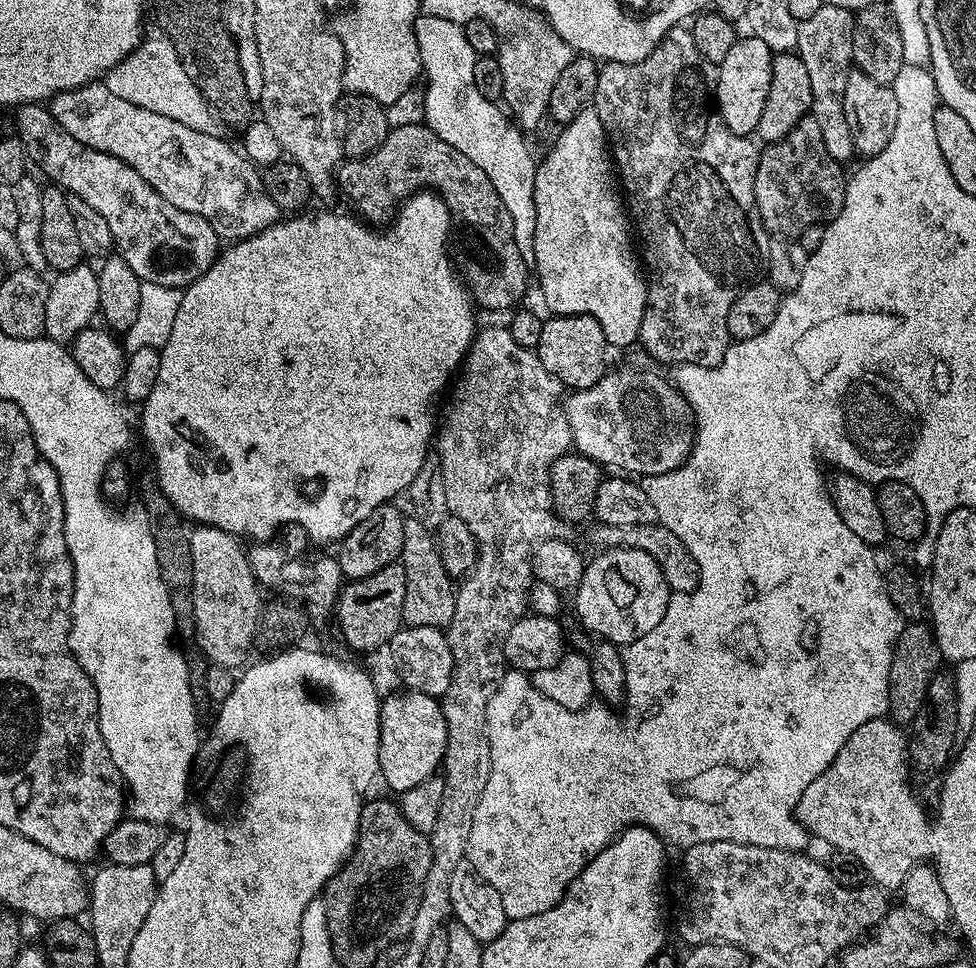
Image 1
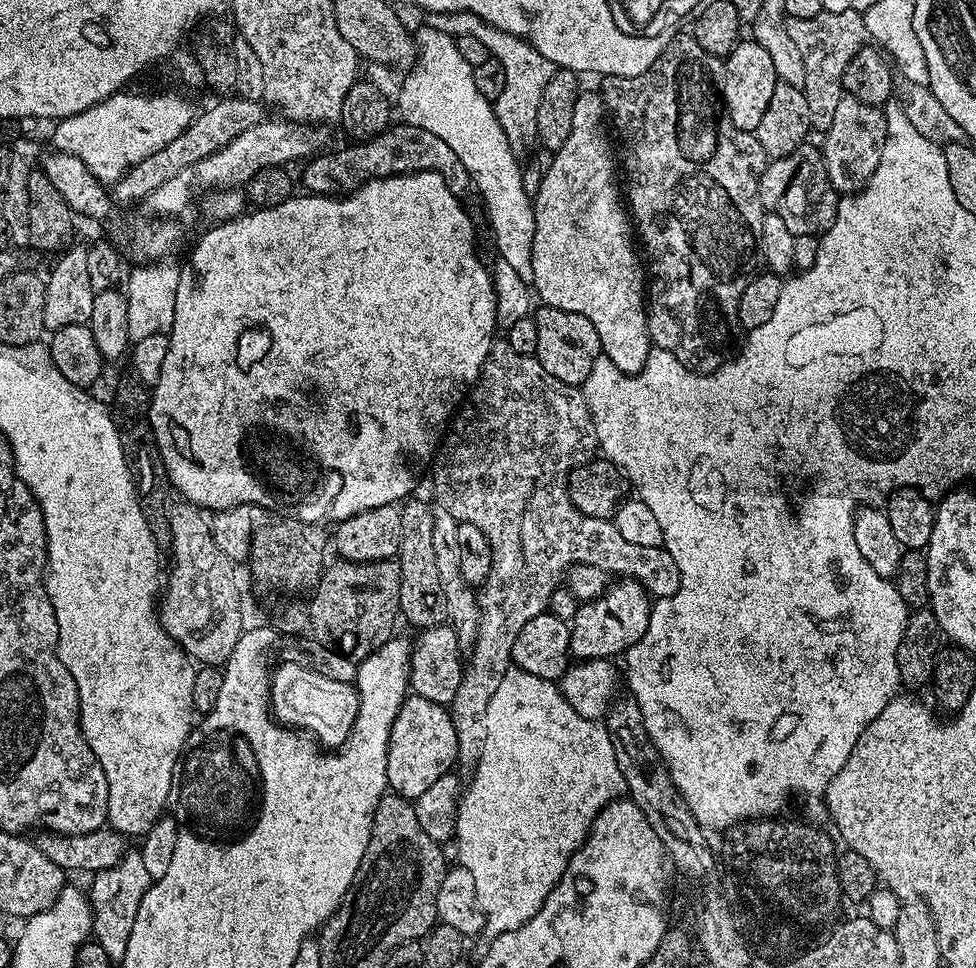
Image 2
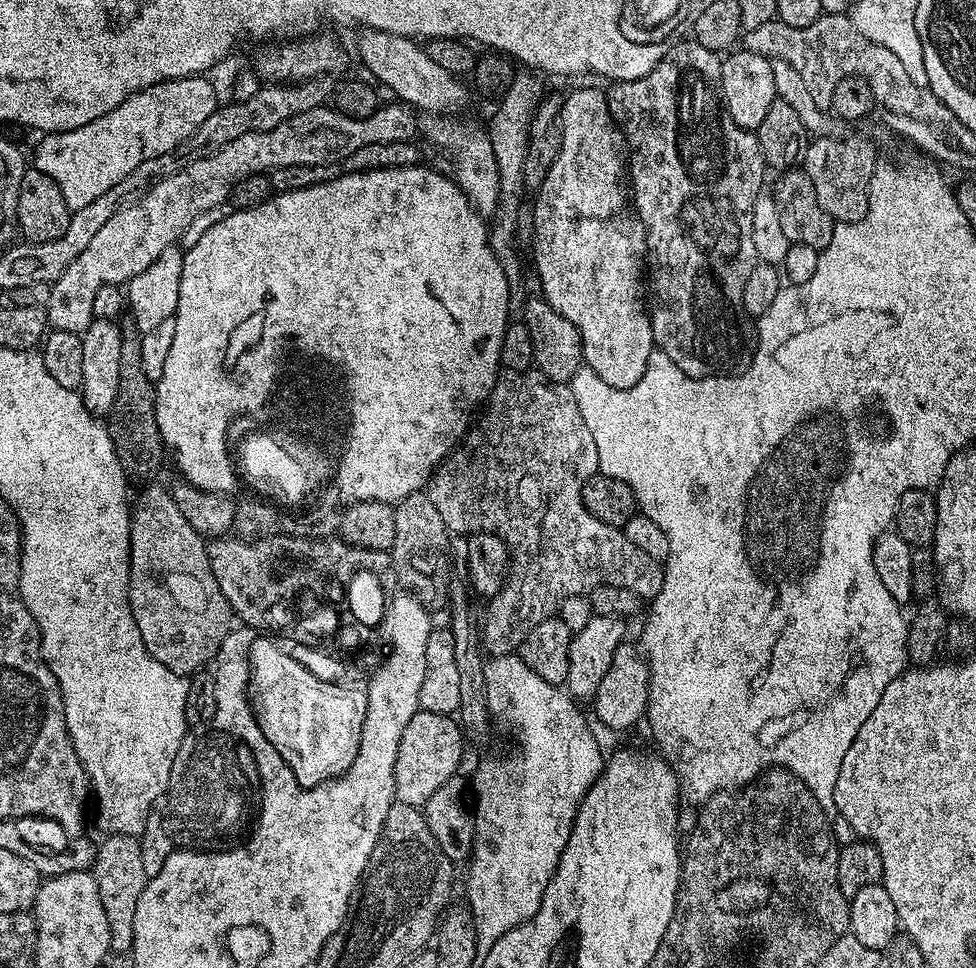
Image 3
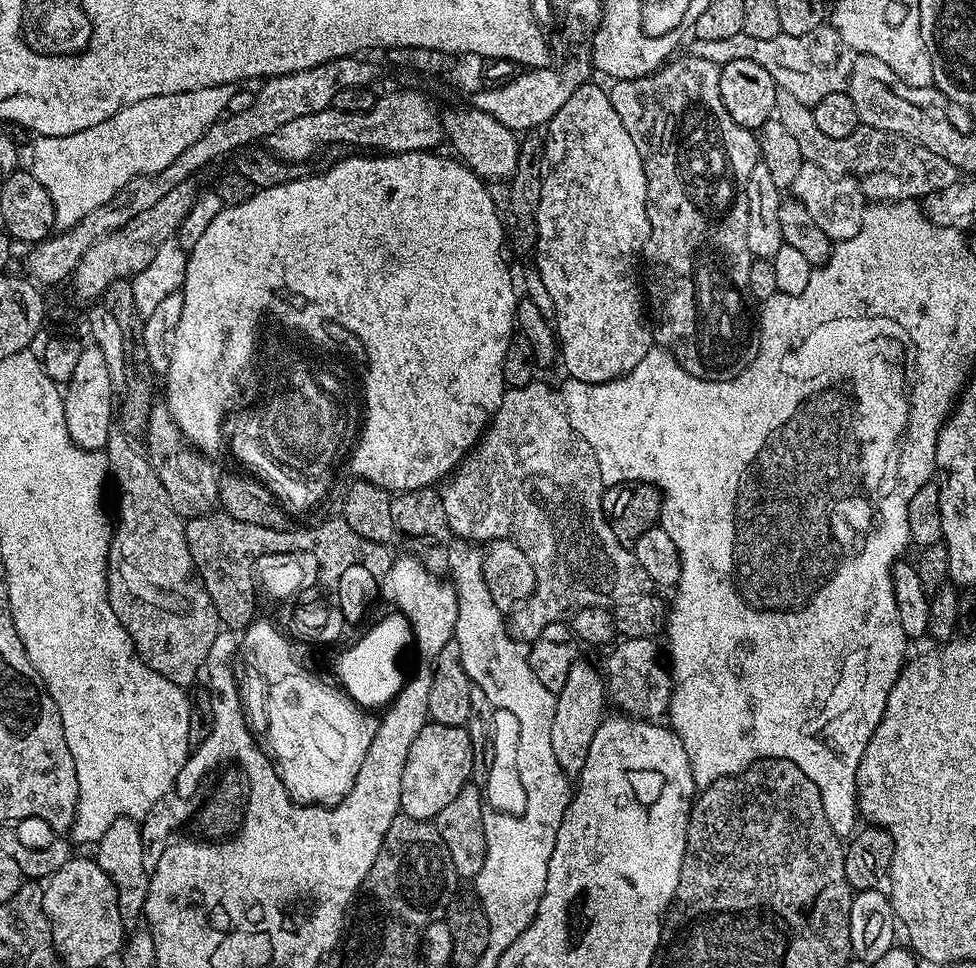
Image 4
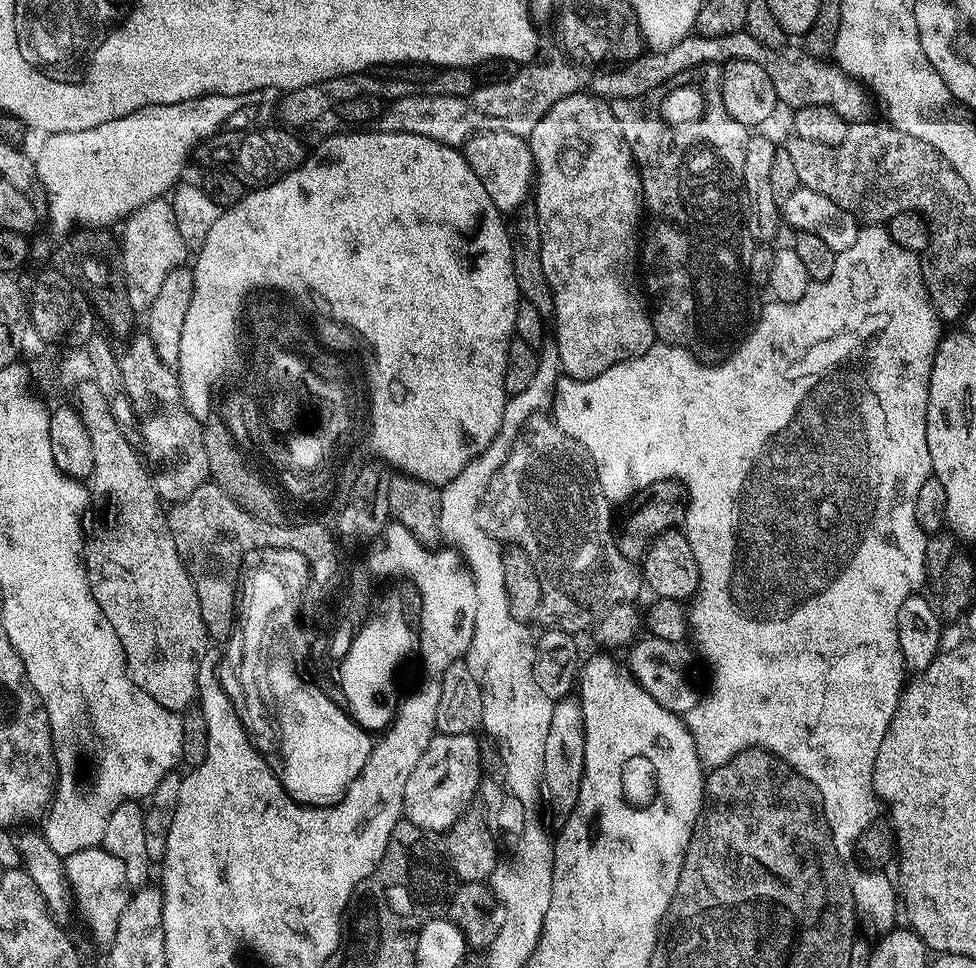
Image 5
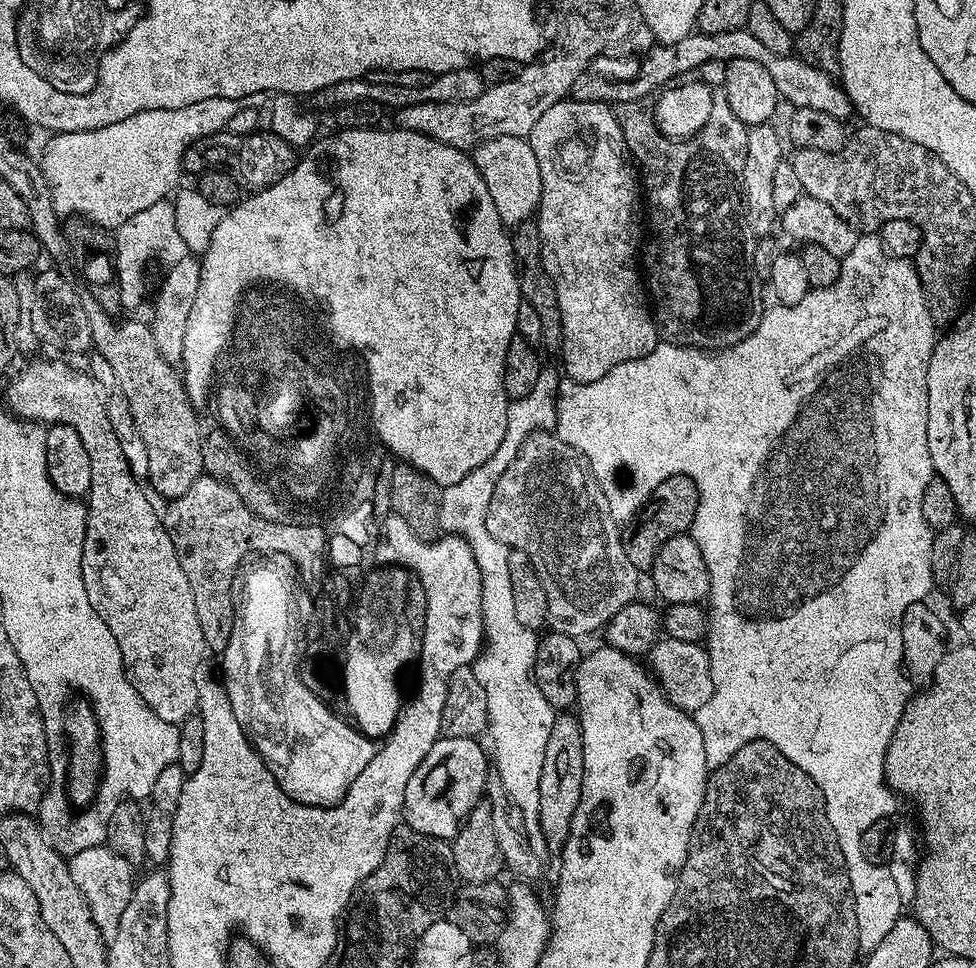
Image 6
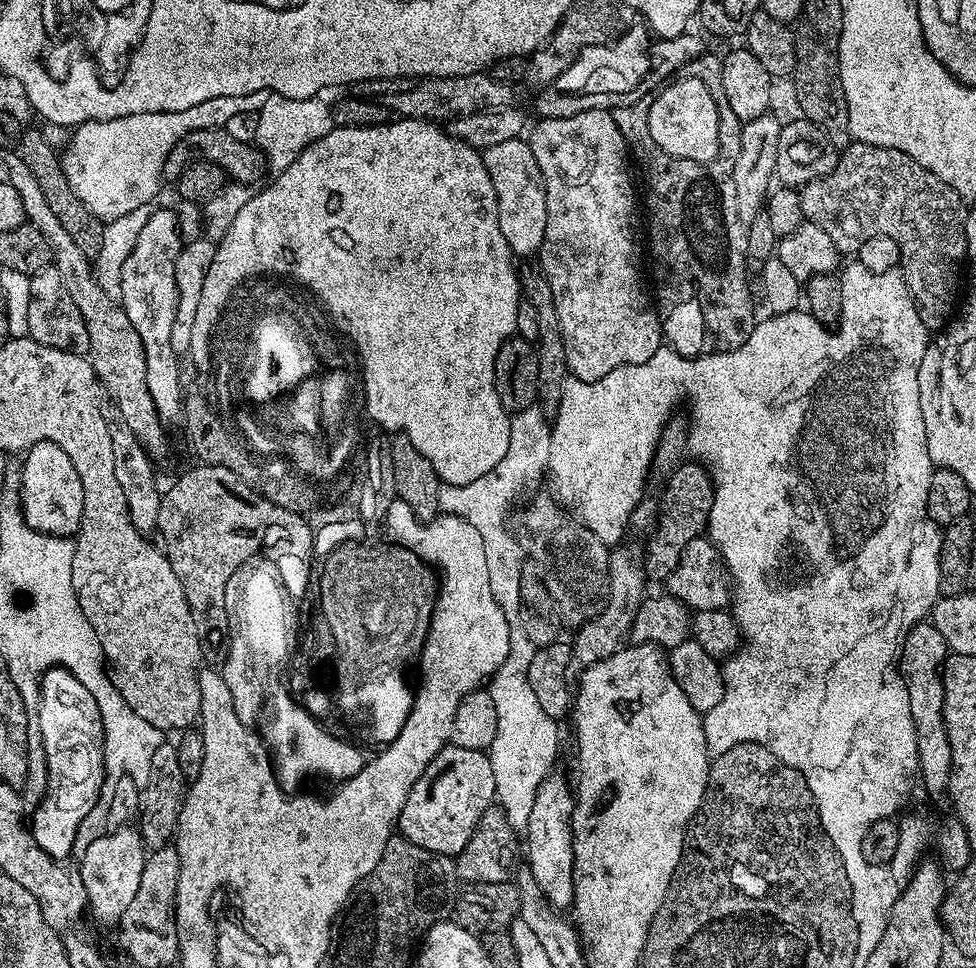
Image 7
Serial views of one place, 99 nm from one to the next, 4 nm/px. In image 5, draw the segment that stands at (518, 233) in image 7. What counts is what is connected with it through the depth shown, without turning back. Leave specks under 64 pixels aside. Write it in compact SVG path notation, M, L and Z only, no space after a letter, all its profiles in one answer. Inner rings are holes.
M481 132L471 136L462 146L470 170L478 174L478 182L490 194L490 202L498 206L501 214L511 214L529 199L534 184L532 152L525 137L505 132Z

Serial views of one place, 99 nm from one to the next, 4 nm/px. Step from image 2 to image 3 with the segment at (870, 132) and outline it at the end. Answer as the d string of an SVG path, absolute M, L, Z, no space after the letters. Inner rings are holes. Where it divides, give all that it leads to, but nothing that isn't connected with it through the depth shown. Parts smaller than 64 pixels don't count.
M820 134L807 145L802 157L802 170L814 182L814 194L818 194L818 206L830 214L833 221L852 224L863 220L868 209L868 191L872 176L878 167L876 148L864 136L848 136L845 140L831 140L828 134Z

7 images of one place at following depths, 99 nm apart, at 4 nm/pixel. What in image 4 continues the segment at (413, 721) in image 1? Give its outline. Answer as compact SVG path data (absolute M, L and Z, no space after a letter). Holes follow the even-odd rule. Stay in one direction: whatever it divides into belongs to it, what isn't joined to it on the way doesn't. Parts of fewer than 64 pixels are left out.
M424 724L410 746L410 754L406 754L400 787L400 812L410 818L435 821L438 813L458 794L458 790L462 790L462 786L470 783L471 778L472 747L467 727Z

